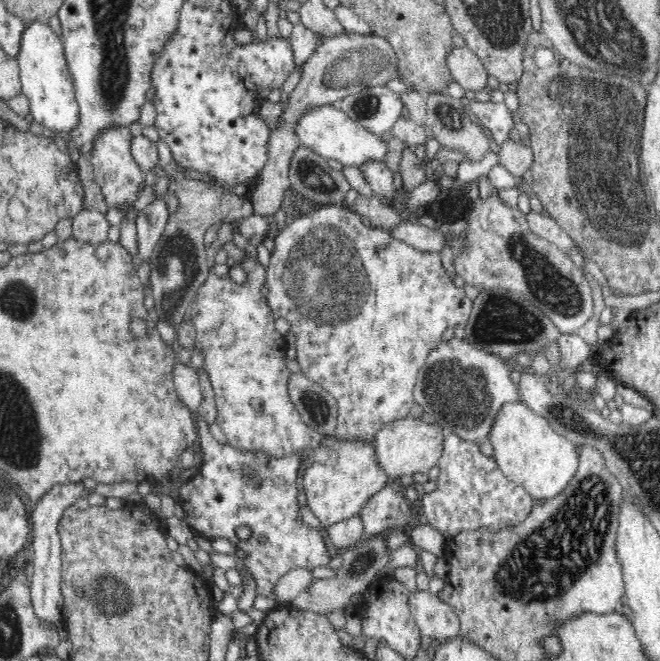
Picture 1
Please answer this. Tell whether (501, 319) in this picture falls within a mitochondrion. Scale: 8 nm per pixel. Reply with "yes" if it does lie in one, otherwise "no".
yes

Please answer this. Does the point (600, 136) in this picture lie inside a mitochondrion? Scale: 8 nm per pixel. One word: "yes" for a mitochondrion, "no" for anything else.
yes

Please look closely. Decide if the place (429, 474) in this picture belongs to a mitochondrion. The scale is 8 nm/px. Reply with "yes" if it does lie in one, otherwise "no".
no

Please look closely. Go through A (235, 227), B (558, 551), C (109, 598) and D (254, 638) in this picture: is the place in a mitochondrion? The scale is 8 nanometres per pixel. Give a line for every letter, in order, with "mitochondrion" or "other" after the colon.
A: other
B: mitochondrion
C: mitochondrion
D: other

